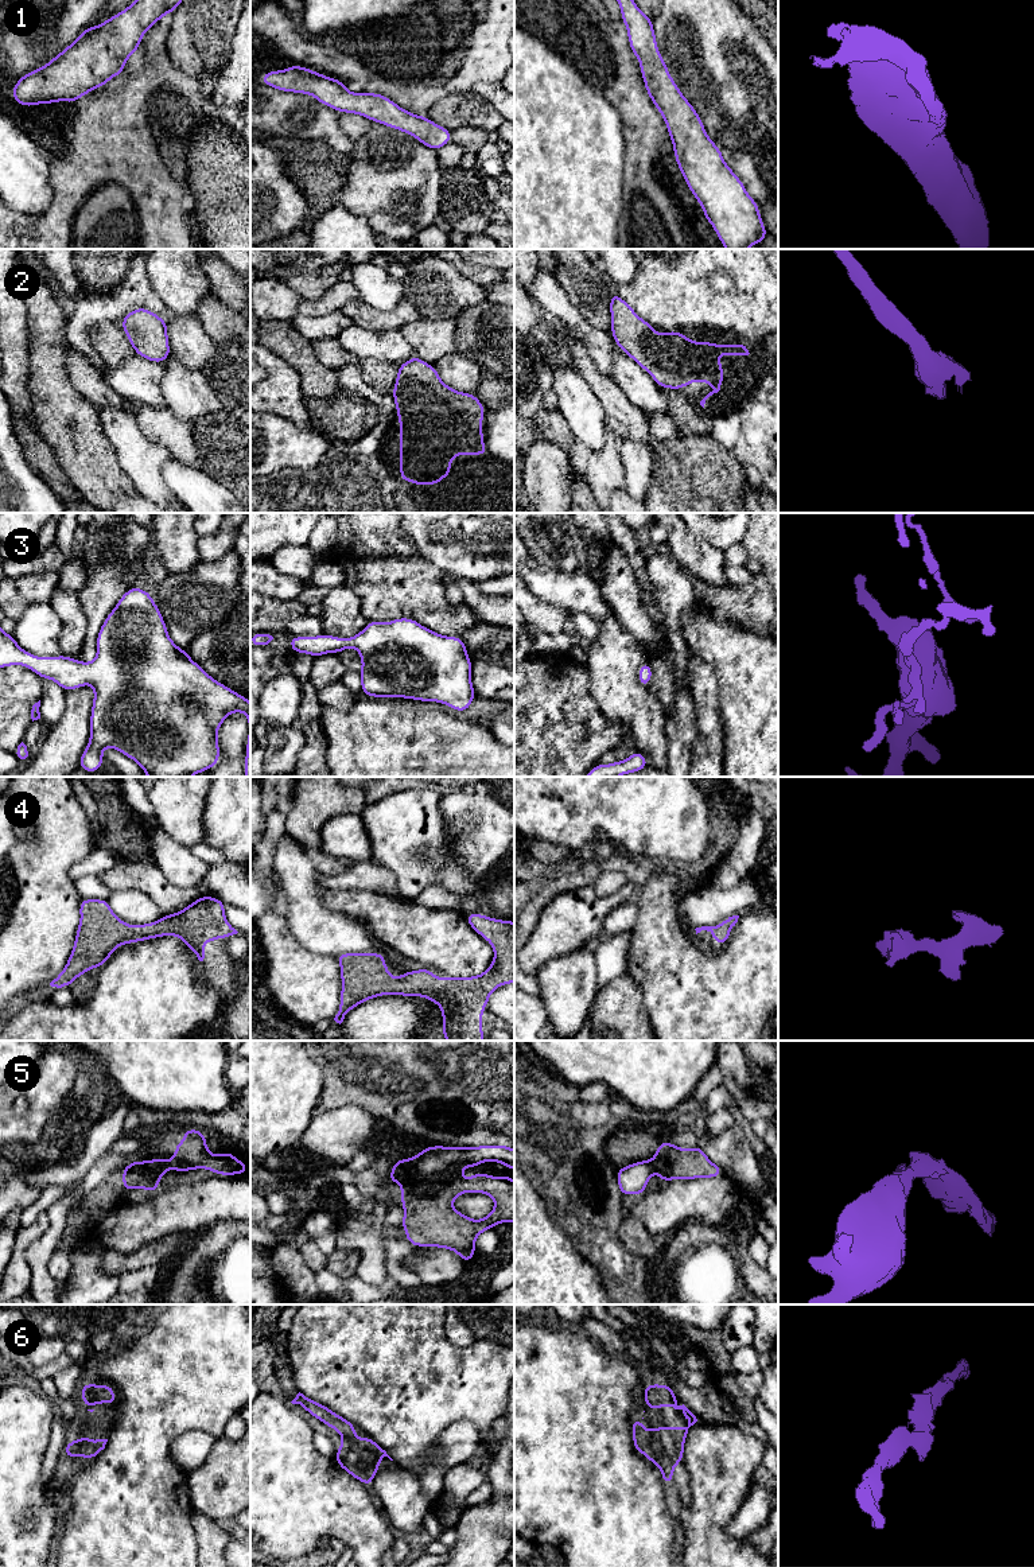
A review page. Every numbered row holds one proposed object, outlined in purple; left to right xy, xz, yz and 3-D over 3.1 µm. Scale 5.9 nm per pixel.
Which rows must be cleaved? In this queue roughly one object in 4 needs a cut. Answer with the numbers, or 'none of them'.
5

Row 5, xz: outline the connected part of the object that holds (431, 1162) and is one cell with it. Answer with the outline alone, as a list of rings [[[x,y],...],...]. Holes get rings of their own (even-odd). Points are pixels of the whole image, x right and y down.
[[[504,1144],[477,1147],[431,1146],[413,1158],[401,1158],[394,1162],[388,1179],[404,1186],[415,1178],[435,1179],[443,1173],[462,1167],[475,1167],[482,1162],[498,1162],[513,1170],[514,1150]]]

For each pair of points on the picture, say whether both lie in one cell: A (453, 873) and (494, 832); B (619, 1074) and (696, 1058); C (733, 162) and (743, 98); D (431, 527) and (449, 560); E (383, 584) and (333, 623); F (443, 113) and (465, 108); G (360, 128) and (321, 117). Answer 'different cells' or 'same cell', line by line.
A: different cells
B: same cell
C: different cells
D: same cell
E: different cells
F: same cell
G: different cells

